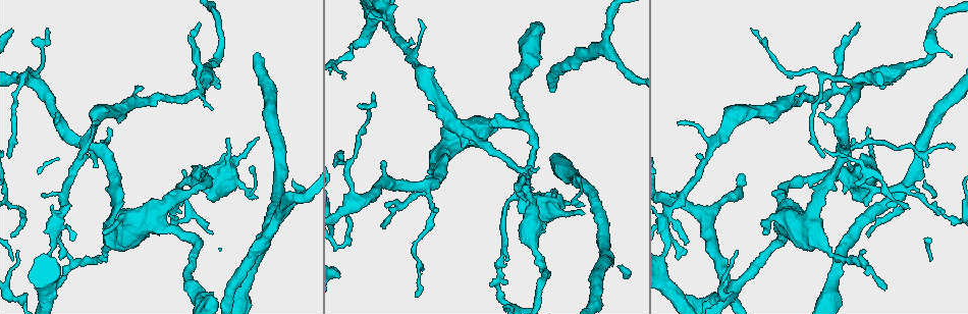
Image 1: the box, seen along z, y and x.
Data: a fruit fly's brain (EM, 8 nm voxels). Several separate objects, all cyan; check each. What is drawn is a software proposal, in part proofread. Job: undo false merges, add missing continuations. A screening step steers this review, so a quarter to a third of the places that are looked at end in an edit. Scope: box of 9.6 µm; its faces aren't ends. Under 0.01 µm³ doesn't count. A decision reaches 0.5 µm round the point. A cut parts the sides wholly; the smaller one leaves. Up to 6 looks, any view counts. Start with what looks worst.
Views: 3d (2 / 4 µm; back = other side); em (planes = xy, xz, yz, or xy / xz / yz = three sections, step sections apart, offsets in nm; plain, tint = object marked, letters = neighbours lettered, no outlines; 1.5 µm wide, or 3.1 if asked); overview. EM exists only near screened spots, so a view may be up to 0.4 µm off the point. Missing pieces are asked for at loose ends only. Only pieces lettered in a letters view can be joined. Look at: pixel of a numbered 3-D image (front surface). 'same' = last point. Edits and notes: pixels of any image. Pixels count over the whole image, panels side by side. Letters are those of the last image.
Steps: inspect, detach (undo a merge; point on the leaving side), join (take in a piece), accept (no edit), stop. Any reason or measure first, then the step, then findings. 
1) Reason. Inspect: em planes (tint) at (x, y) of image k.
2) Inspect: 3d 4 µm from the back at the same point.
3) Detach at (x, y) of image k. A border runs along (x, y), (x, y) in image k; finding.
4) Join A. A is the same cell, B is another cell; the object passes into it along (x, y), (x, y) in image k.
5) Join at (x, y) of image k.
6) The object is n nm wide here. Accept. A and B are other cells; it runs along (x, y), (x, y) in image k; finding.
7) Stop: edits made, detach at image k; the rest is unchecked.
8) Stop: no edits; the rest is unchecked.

Branch stops here. Inspect: 3d 4 µm at (93, 124) of image 1.

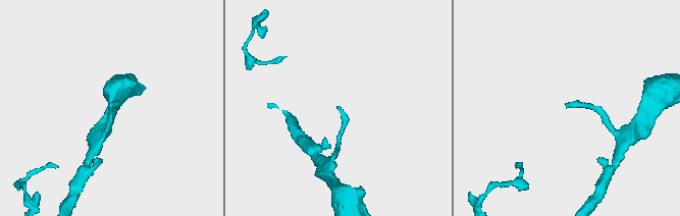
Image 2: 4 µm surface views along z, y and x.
Inspect: em xz step 8 (letters) at (108, 104) of image 2.

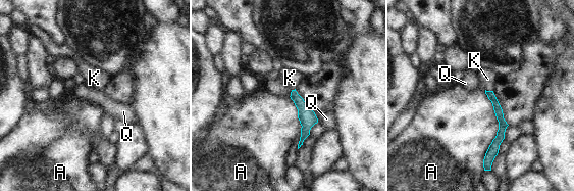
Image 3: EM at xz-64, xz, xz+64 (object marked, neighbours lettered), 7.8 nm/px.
Join at (487, 79) of image 3. K is the same cell, A and Q are other cells; the object passes into it along (498, 109), (488, 91), (487, 79) in image 3; it goes on there.

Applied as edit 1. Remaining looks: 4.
Inspect: overview.

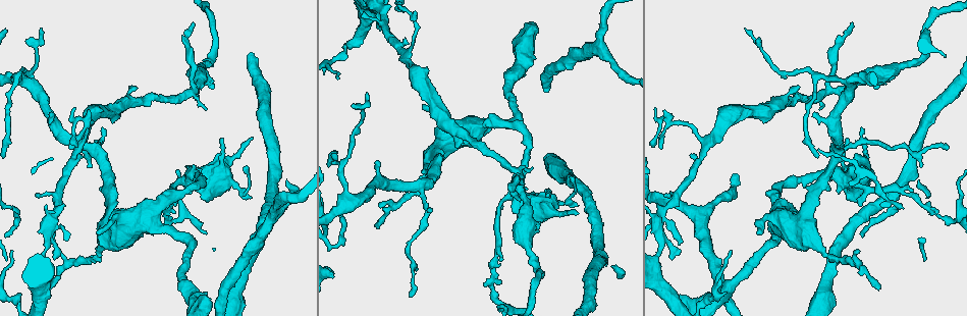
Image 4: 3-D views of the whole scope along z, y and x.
Branch stops here. Inspect: em planes (plain) at (517, 200) of image 4.

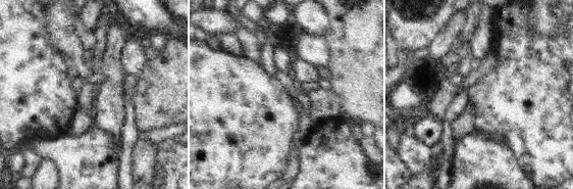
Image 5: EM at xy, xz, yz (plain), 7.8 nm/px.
See the neighbours. Inspect: em planes (letters) at the same point.

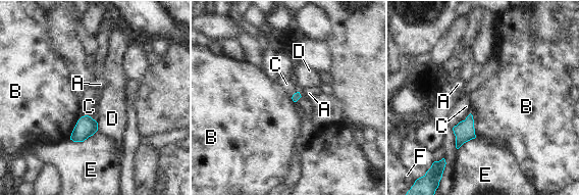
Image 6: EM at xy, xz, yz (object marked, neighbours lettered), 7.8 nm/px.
The longest contact is with E, 240 nm. Accept. A, B, C, D, E and F are other cells; no lettered piece goes on from it.

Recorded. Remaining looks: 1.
Stop: edits made, join at image 3; the rest is unchecked.

